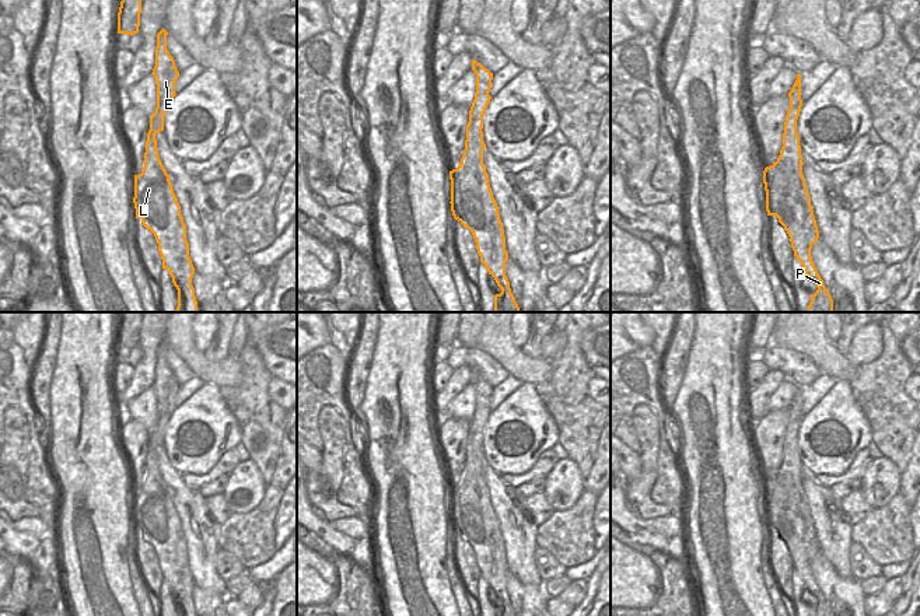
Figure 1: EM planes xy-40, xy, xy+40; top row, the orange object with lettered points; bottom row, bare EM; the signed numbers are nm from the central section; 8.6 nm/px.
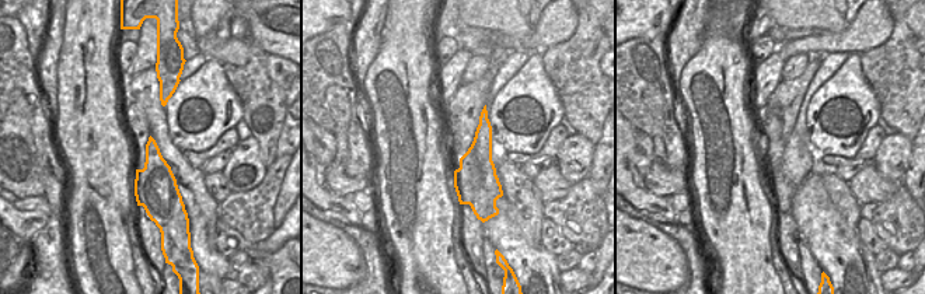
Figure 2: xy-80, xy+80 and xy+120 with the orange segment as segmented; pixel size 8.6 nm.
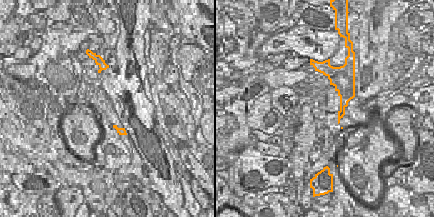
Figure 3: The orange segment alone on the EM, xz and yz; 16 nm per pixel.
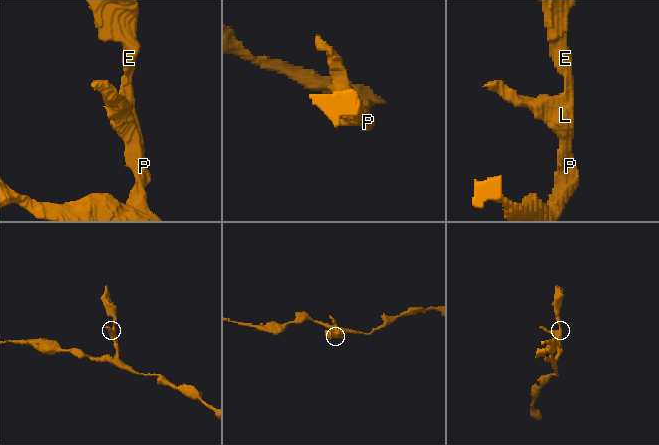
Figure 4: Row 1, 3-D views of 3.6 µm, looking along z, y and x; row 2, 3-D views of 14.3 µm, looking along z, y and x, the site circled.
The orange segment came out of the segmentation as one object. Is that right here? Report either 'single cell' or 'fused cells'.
single cell

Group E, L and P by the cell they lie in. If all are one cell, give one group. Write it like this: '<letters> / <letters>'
E L P

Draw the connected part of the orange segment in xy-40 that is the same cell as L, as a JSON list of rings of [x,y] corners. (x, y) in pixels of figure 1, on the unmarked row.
[[[164,342],[157,347],[155,379],[151,386],[157,398],[157,421],[150,431],[144,480],[134,489],[133,517],[136,532],[155,550],[162,582],[169,585],[178,603],[178,616],[197,616],[192,599],[195,581],[189,570],[186,540],[155,454],[155,448],[164,444],[164,428],[176,409],[175,396],[179,391],[175,374],[167,363],[167,349]]]

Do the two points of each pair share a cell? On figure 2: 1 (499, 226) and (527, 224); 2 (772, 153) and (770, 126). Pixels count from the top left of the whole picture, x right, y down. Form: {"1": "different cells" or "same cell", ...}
{"1": "different cells", "2": "same cell"}

